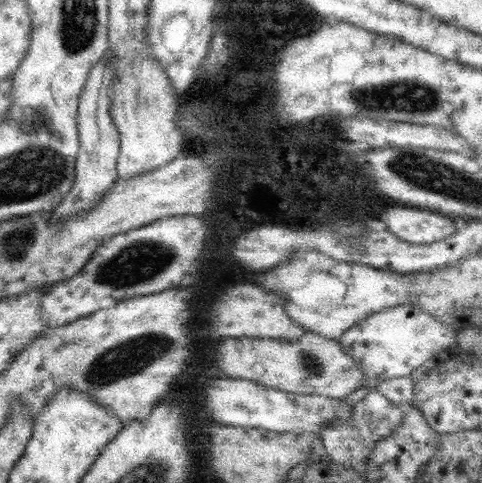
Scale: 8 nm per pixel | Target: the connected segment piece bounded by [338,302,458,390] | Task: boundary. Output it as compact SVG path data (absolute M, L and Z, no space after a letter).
M407 302L368 316L344 332L338 342L344 352L360 364L365 387L371 390L382 380L409 376L422 363L439 356L457 341L457 331L452 324L441 322L420 310L417 304Z

